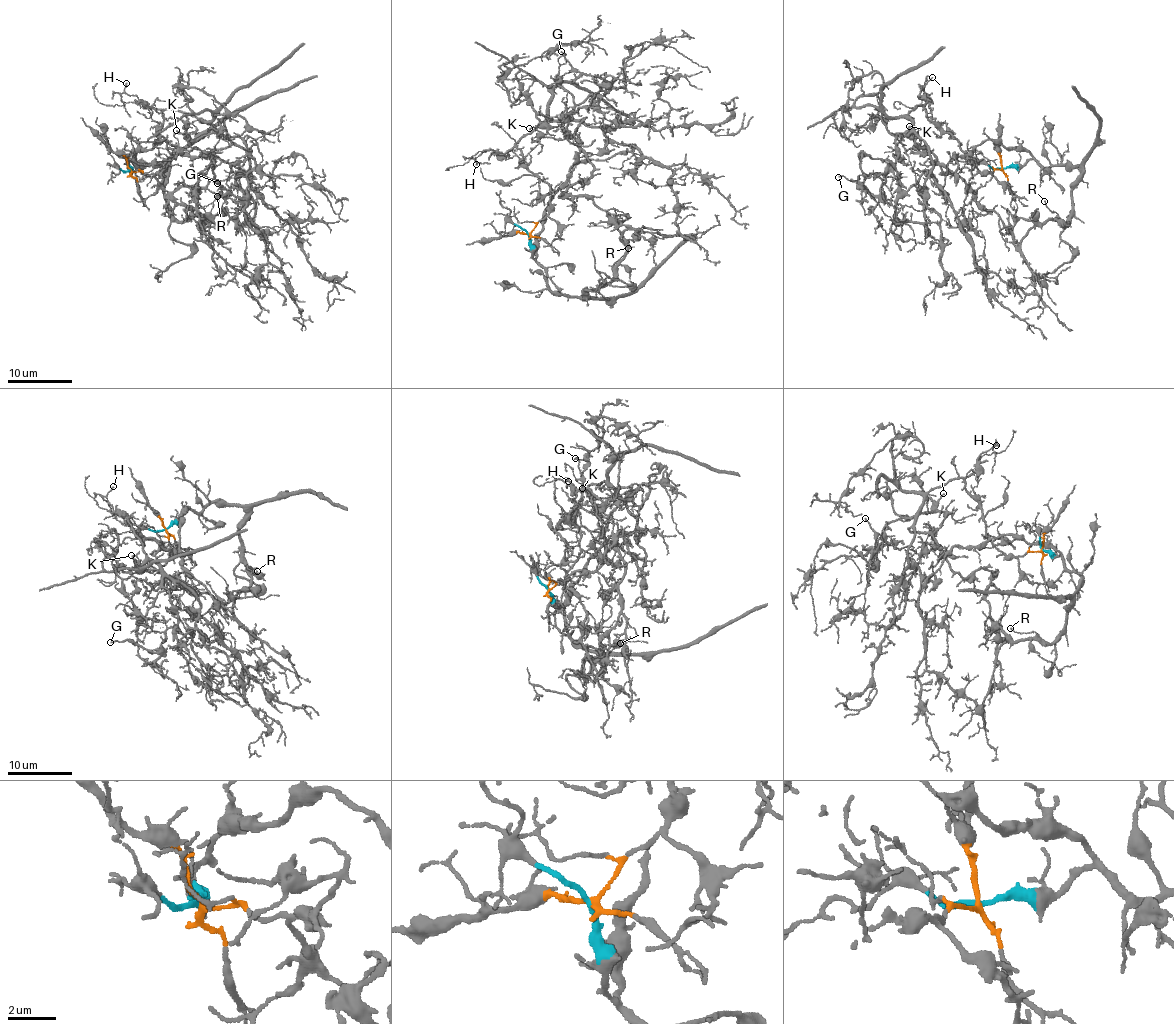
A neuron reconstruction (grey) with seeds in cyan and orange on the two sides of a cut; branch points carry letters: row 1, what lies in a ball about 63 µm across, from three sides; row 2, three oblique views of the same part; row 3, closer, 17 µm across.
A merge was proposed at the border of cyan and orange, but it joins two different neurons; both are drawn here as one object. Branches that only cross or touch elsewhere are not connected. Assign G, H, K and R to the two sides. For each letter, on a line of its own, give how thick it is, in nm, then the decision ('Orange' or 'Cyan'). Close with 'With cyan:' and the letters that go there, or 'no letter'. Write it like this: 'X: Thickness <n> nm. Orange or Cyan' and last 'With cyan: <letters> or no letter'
G: Thickness 140 nm. Orange
H: Thickness 130 nm. Orange
K: Thickness 130 nm. Orange
R: Thickness 90 nm. Cyan
With cyan: R

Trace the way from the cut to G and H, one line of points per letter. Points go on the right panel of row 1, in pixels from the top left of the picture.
G: (1002, 168), (981, 172), (922, 106), (908, 115), (912, 124), (895, 140), (895, 164), (877, 194), (838, 177)
H: (1002, 168), (981, 172), (958, 141), (931, 118), (929, 103), (920, 89), (932, 76)

